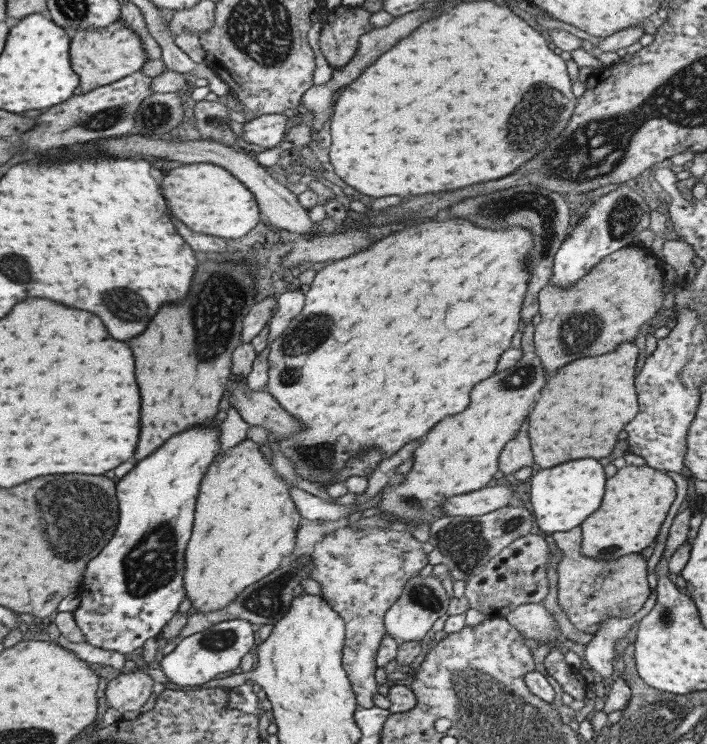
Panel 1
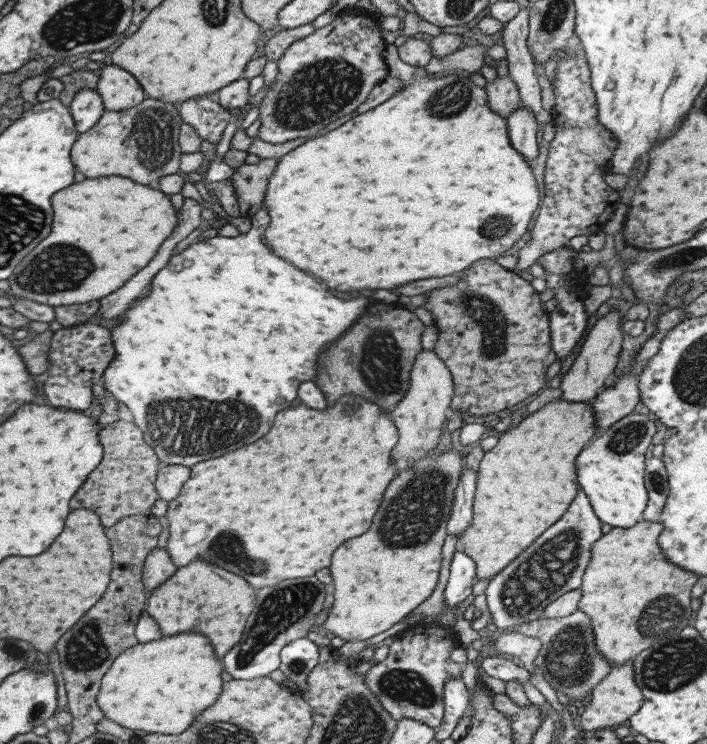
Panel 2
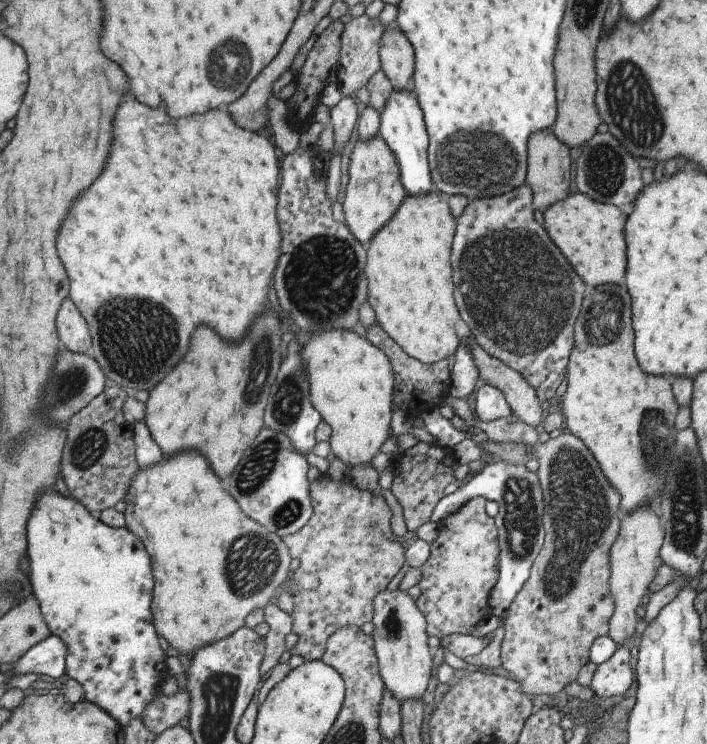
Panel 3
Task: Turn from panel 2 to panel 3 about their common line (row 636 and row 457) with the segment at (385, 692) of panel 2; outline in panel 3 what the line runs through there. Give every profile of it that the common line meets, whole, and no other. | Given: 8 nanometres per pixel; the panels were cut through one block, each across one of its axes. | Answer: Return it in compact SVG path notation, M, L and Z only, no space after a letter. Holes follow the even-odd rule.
M419 442L409 449L409 453L400 455L396 460L391 491L402 507L408 531L416 532L431 520L434 508L445 497L445 488L457 482L457 473L460 471L452 452L439 445Z

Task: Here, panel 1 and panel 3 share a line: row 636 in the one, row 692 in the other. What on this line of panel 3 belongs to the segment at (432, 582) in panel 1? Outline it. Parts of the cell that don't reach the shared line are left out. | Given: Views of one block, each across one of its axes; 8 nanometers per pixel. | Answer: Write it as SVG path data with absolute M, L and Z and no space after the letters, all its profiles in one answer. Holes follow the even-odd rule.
M382 590L374 598L374 649L378 658L380 677L385 689L392 692L396 702L423 700L432 675L433 650L428 645L426 618L416 602L402 590Z

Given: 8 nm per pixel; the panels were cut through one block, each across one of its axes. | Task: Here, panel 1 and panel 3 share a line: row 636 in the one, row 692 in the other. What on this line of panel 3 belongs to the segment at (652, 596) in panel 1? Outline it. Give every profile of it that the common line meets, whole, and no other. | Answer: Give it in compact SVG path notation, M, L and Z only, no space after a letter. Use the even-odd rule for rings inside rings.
M622 645L610 660L598 665L591 684L594 695L598 698L612 698L626 694L634 682L631 660L629 646Z

